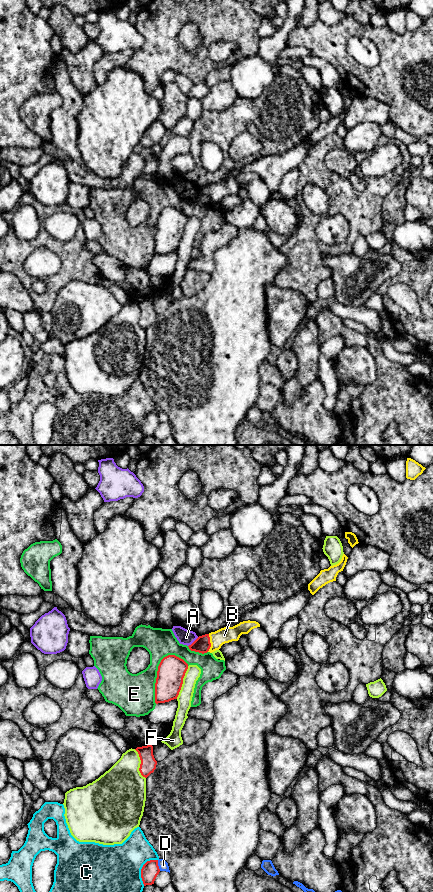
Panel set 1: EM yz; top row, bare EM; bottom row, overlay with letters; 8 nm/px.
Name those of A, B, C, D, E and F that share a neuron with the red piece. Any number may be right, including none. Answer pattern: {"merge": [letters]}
{"merge": ["B"]}

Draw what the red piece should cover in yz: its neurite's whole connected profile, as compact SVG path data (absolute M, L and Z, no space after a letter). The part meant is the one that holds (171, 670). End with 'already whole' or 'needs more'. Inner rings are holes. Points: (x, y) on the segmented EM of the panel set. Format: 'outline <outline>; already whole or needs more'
outline M168 655L161 660L155 683L156 704L177 699L187 669L188 664L175 655Z; already whole

